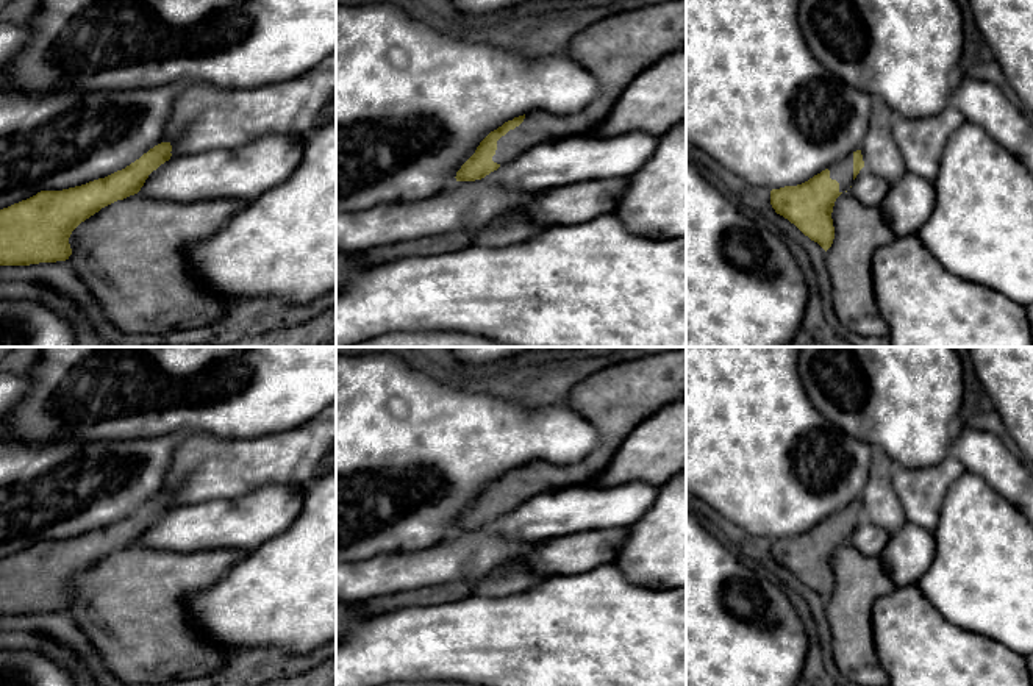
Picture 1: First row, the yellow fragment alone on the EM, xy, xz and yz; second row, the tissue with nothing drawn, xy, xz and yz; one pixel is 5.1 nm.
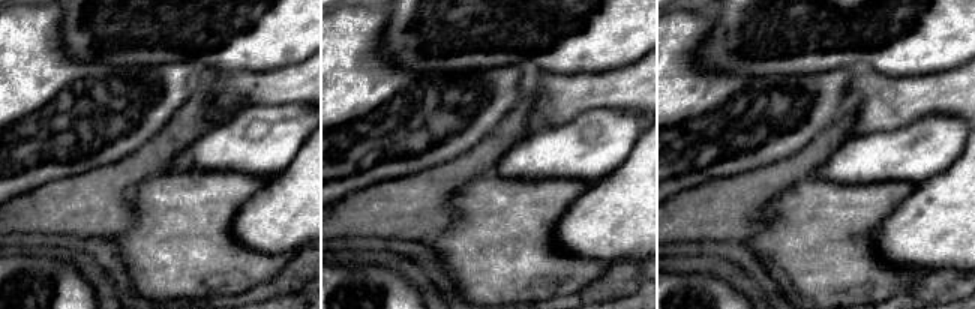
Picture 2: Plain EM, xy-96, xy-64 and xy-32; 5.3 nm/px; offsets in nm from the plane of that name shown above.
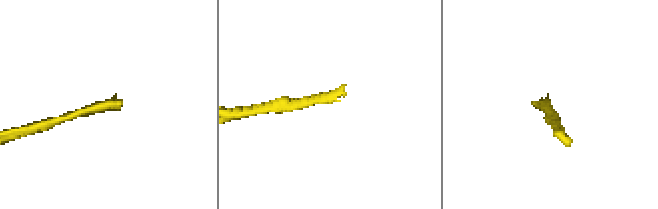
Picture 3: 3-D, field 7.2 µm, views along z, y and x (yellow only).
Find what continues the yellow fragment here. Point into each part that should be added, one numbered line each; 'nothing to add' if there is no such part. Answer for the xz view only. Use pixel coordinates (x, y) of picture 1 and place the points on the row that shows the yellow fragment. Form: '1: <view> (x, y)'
1: xz (616, 50)

